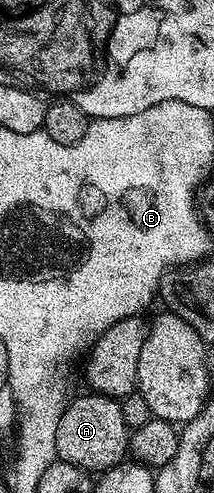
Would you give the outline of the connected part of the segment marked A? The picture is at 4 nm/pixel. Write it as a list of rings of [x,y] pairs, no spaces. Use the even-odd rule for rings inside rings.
[[[97,394],[87,395],[76,400],[71,399],[62,411],[60,423],[54,428],[54,453],[57,459],[68,462],[82,471],[100,474],[123,461],[128,450],[129,431],[124,422],[121,403],[117,399]]]

